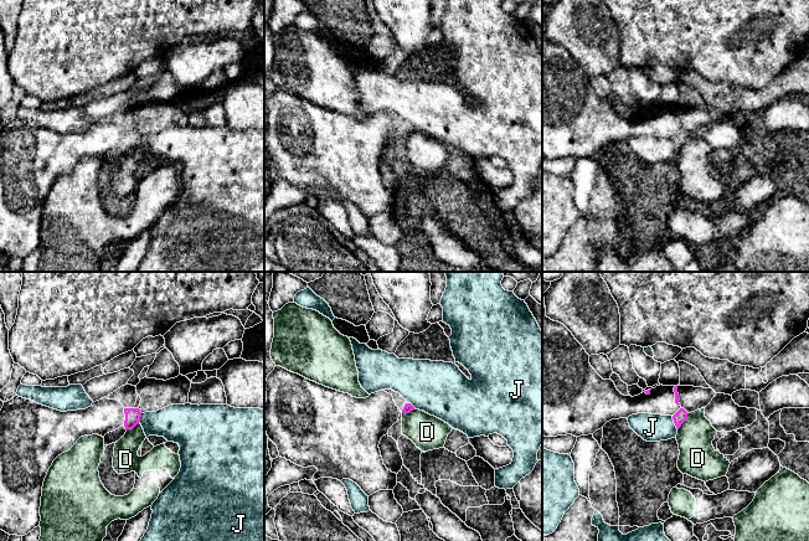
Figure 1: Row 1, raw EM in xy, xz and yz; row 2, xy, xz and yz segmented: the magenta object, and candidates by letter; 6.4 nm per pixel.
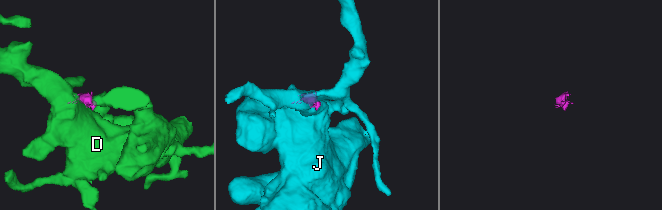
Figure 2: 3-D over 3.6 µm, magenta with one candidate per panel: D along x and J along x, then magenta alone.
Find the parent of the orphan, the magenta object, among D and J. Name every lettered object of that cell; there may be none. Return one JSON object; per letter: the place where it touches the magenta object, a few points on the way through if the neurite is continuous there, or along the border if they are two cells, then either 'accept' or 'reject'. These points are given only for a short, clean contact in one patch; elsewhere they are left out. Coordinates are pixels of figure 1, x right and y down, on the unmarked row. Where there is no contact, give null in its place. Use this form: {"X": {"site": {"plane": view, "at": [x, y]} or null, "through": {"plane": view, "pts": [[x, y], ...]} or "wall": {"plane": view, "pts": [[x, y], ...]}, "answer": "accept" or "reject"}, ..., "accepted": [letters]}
{"D": {"site": {"plane": "yz", "at": [684, 143]}, "wall": {"plane": "yz", "pts": [[689, 135], [678, 152]]}, "answer": "reject"}, "J": {"site": {"plane": "yz", "at": [674, 144]}, "wall": {"plane": "yz", "pts": [[671, 138], [678, 150]]}, "answer": "reject"}, "accepted": []}

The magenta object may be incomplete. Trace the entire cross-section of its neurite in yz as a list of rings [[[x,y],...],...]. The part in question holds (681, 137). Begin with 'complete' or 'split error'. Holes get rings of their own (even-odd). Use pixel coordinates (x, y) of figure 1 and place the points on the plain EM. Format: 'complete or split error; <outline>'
split error; [[[542,17],[542,158],[588,158],[612,141],[628,141],[638,135],[671,138],[677,151],[689,136],[679,125],[677,108],[660,107],[632,119],[622,117],[610,101],[603,102],[572,55],[546,38]]]

